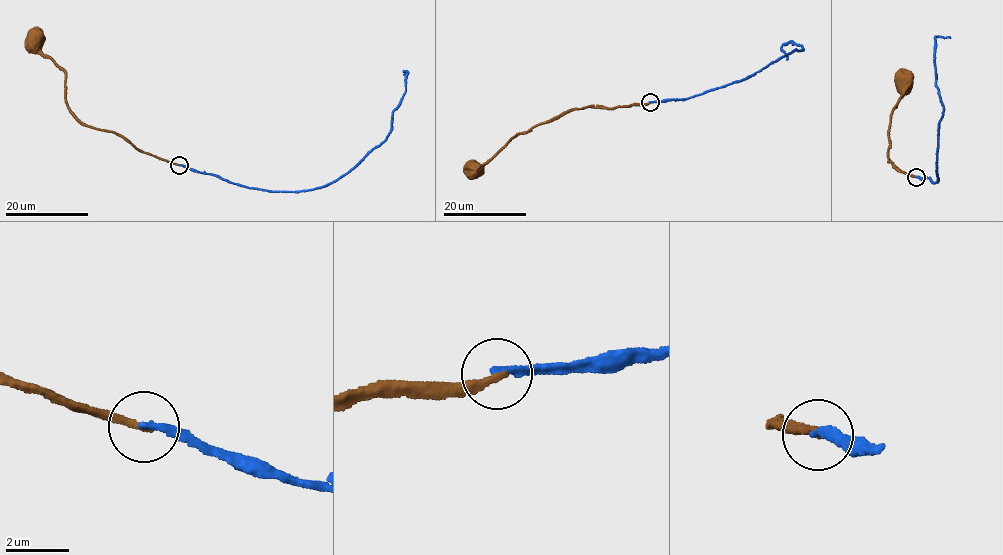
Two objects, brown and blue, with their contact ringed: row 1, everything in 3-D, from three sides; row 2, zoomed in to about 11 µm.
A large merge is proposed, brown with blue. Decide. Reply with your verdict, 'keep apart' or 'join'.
keep apart

